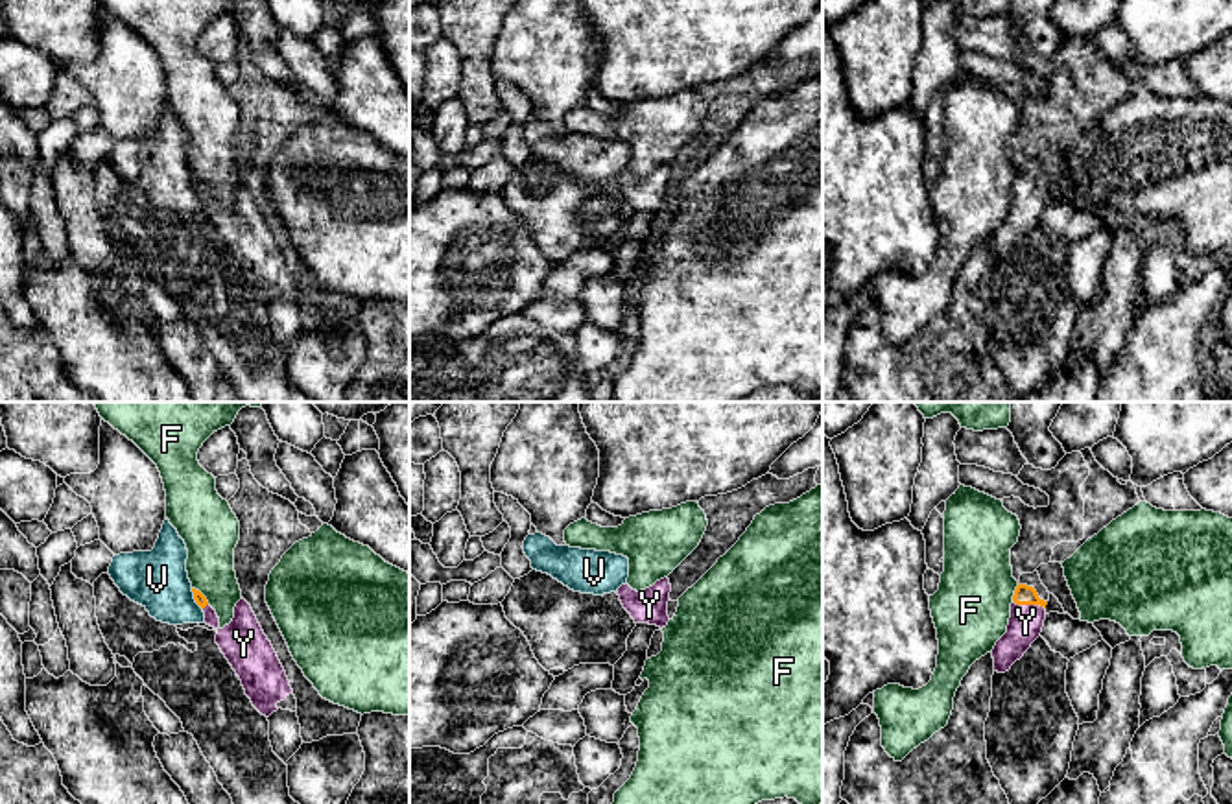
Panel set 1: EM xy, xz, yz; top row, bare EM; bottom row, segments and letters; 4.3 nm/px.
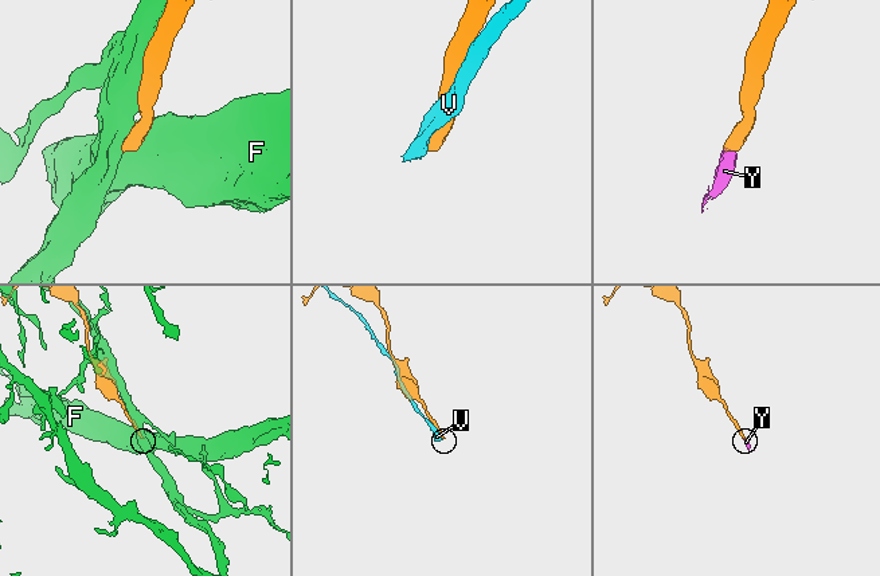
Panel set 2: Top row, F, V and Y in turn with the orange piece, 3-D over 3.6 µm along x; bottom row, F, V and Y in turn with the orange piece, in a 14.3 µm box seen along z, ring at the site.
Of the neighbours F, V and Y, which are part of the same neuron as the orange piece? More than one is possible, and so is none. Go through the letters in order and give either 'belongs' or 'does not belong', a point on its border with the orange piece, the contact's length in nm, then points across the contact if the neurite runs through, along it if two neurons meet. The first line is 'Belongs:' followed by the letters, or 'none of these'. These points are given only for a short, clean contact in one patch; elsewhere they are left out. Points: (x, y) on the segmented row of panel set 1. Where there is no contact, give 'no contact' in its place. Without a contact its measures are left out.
Belongs: Y
F: does not belong; meets orange in yz at (1015, 592); contact 90 nm long
V: does not belong; meets orange in xy at (196, 600); contact 110 nm long
Y: belongs; meets orange in yz at (1030, 603); contact 150 nm long; runs through yz (1024, 594), (1030, 603), (1026, 622)

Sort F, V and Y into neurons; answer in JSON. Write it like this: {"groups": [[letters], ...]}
{"groups": [["F"], ["V"], ["Y"]]}

